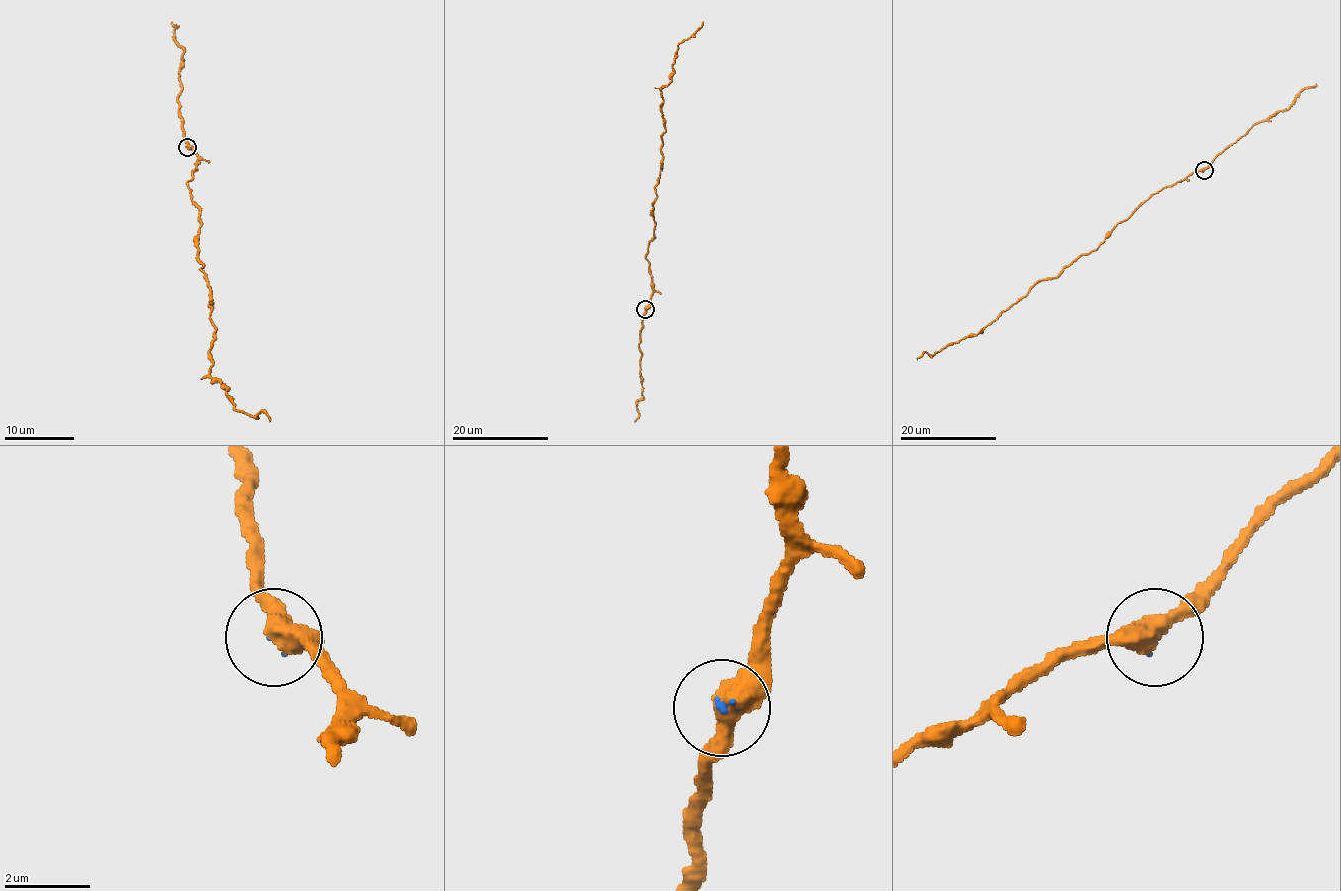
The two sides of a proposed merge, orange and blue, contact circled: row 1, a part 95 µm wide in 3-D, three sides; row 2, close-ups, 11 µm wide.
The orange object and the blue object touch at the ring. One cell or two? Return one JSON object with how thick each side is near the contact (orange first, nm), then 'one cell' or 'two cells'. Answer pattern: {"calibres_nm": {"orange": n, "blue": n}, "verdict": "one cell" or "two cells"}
{"calibres_nm": {"orange": 500, "blue": 80}, "verdict": "one cell"}

